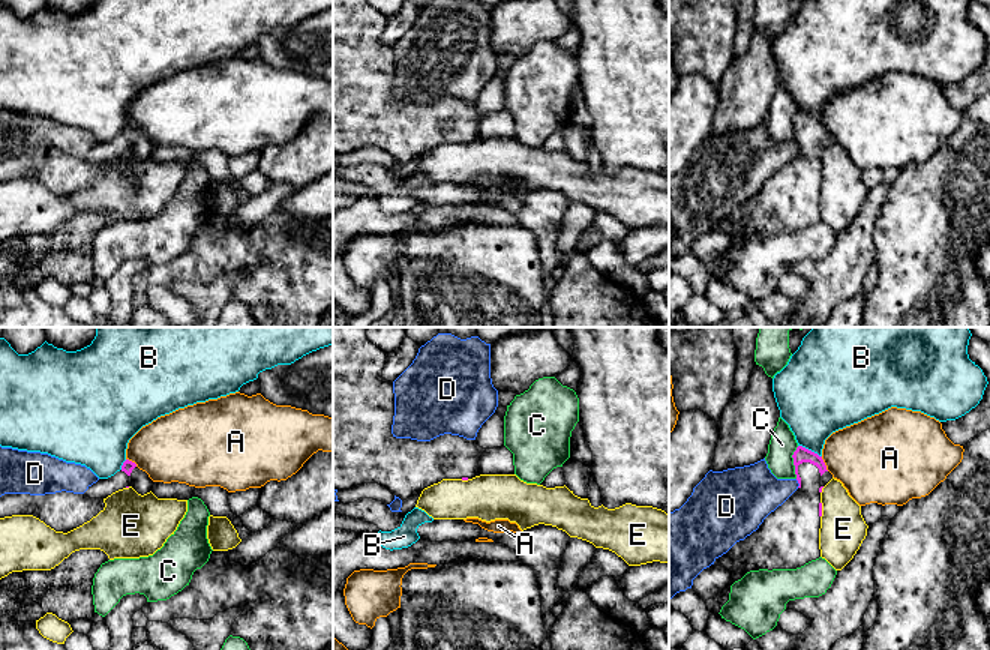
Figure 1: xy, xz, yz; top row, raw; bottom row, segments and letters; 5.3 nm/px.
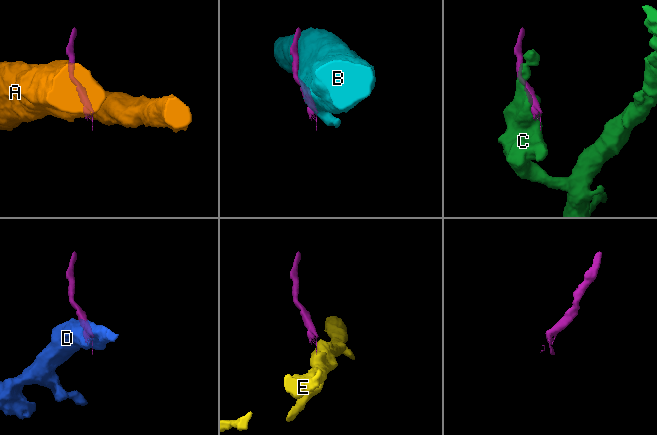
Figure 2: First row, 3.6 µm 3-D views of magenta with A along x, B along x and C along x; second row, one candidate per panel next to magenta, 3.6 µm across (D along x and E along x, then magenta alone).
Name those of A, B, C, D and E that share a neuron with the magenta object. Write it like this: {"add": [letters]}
{"add": []}

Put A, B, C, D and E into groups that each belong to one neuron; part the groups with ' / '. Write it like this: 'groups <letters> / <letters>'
groups A / B / C / D / E

